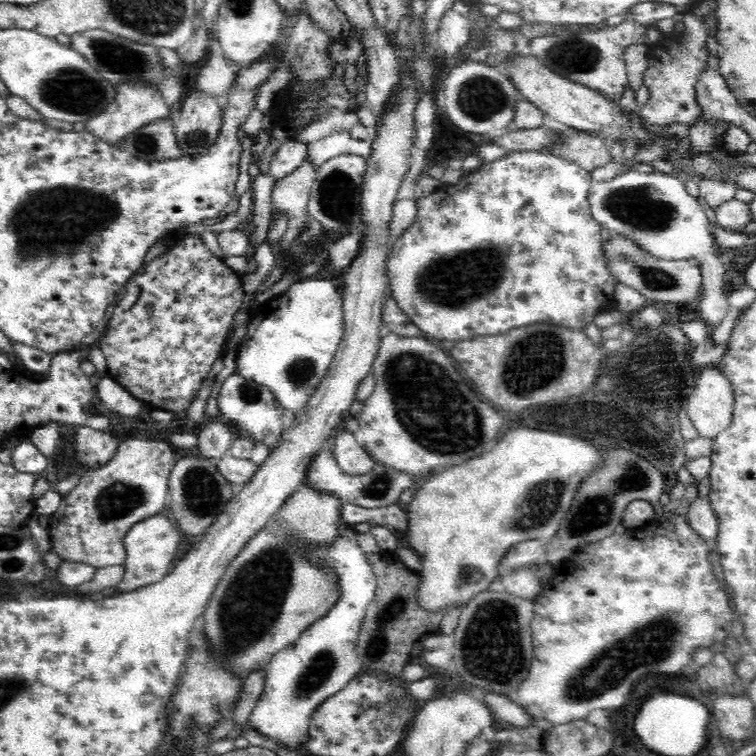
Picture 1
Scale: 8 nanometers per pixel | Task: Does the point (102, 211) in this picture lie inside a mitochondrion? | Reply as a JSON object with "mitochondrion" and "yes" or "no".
{"mitochondrion":"yes"}

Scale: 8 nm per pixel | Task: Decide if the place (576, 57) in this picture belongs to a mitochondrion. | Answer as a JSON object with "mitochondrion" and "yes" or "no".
{"mitochondrion":"yes"}

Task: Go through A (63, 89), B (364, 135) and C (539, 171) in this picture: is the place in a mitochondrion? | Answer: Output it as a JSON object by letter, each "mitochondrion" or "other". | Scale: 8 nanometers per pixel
{"A":"mitochondrion","B":"other","C":"other"}

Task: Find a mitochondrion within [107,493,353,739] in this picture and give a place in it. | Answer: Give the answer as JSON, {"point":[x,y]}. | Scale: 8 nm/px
{"point":[256,593]}

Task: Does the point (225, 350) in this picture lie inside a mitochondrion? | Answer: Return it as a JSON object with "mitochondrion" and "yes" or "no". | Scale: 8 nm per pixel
{"mitochondrion":"no"}

